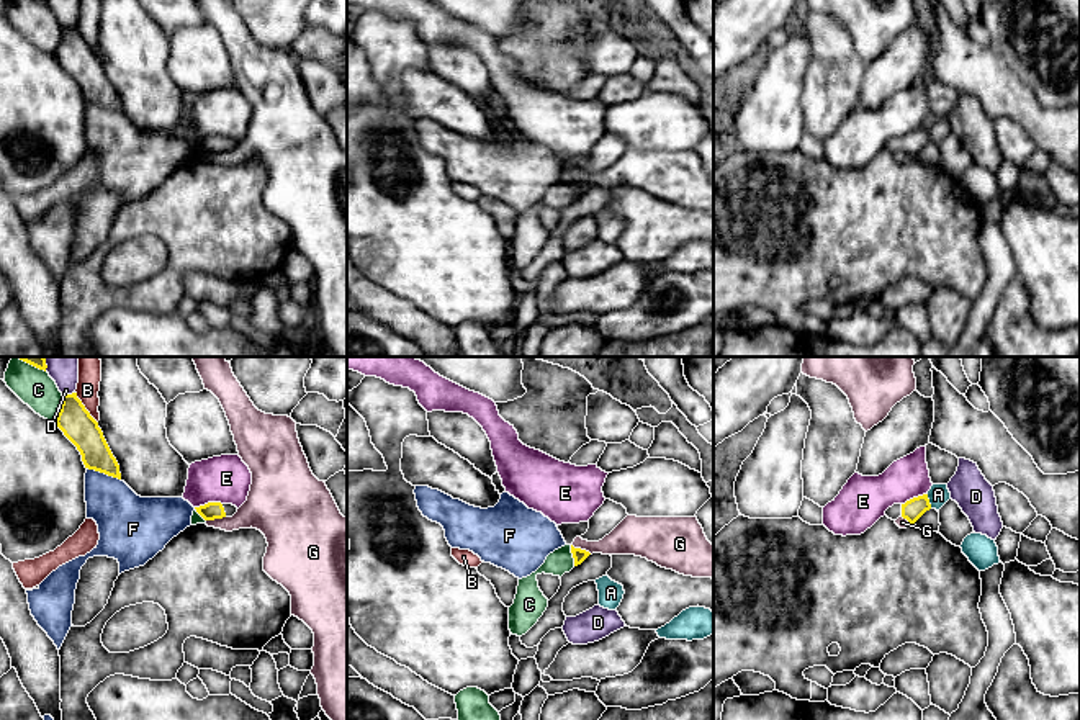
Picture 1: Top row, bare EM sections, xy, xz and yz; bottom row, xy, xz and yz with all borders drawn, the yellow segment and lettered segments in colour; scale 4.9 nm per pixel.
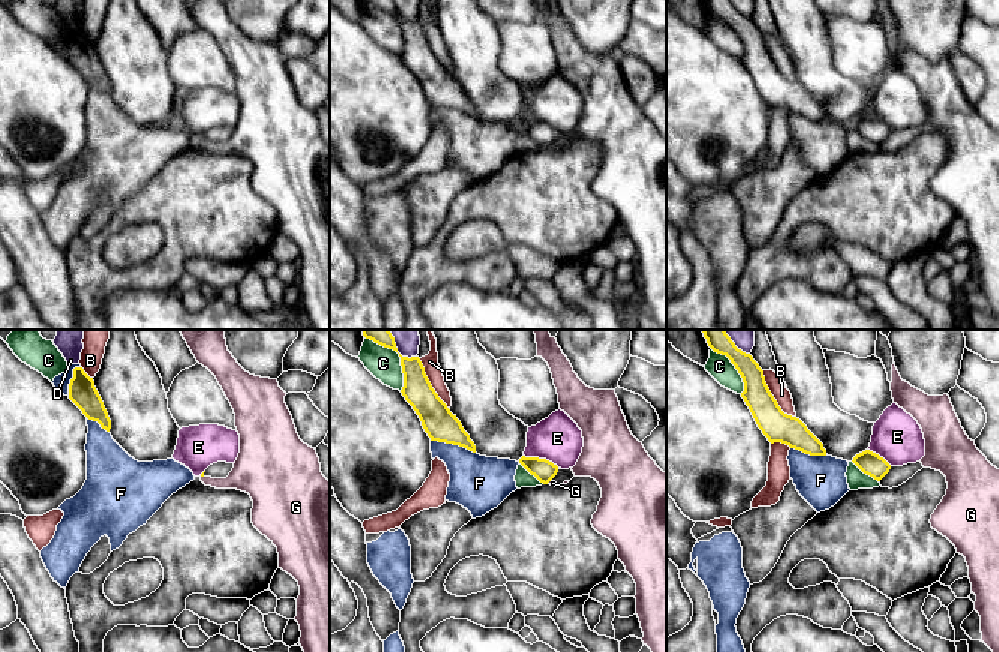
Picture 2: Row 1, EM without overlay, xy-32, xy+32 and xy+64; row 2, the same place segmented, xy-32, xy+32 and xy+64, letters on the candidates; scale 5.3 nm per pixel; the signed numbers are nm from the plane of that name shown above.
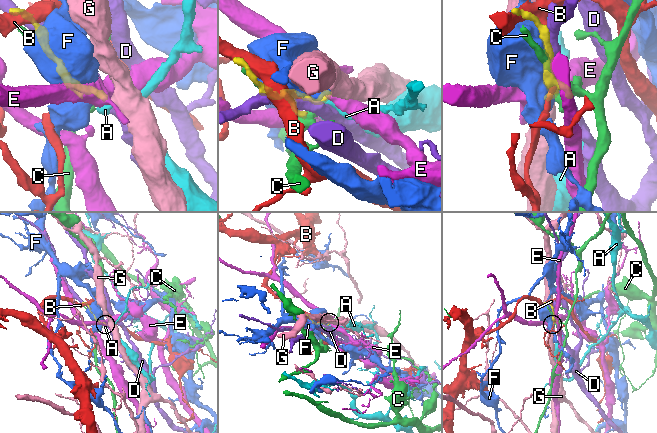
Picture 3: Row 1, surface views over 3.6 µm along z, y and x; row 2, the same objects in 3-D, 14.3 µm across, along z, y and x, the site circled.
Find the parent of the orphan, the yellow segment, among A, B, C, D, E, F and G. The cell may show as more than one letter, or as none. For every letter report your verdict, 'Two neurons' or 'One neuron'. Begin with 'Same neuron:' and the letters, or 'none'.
Same neuron: none
A: Two neurons
B: Two neurons
C: Two neurons
D: Two neurons
E: Two neurons
F: Two neurons
G: Two neurons

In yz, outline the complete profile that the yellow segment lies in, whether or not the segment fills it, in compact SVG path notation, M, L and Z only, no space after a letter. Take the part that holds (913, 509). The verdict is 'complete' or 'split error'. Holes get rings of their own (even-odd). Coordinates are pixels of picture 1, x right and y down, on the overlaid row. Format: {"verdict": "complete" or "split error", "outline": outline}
{"verdict": "split error", "outline": "M923 494L907 501L905 504L893 504L885 511L885 515L892 520L903 517L913 525L929 509L931 504L928 494Z"}

